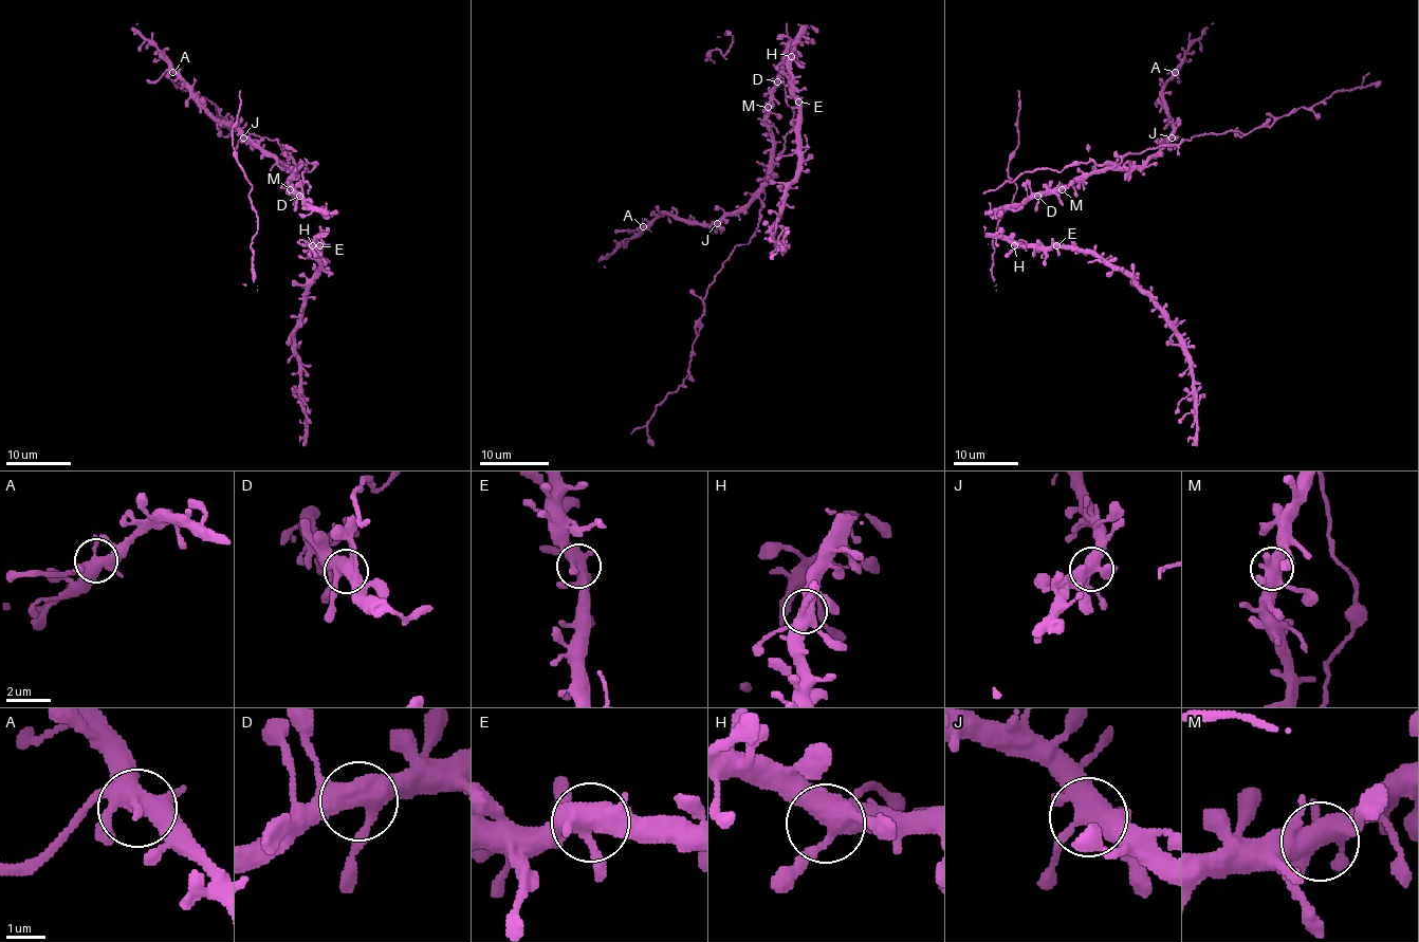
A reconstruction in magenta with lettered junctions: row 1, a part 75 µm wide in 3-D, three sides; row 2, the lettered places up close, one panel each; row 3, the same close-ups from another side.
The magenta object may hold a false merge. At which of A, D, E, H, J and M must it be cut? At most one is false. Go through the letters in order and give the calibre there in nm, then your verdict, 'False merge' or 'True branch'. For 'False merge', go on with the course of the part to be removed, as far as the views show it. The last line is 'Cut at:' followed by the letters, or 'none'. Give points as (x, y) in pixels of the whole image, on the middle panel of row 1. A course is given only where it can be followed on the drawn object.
A: Thickness 480 nm. True branch
D: Thickness 460 nm. True branch
E: Thickness 480 nm. True branch
H: Thickness 460 nm. True branch
J: Thickness 480 nm. True branch
M: Thickness 460 nm. True branch
Cut at: none

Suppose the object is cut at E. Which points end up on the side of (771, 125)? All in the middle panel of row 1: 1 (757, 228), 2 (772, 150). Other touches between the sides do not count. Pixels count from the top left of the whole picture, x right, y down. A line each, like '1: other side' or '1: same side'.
1: same side
2: same side

